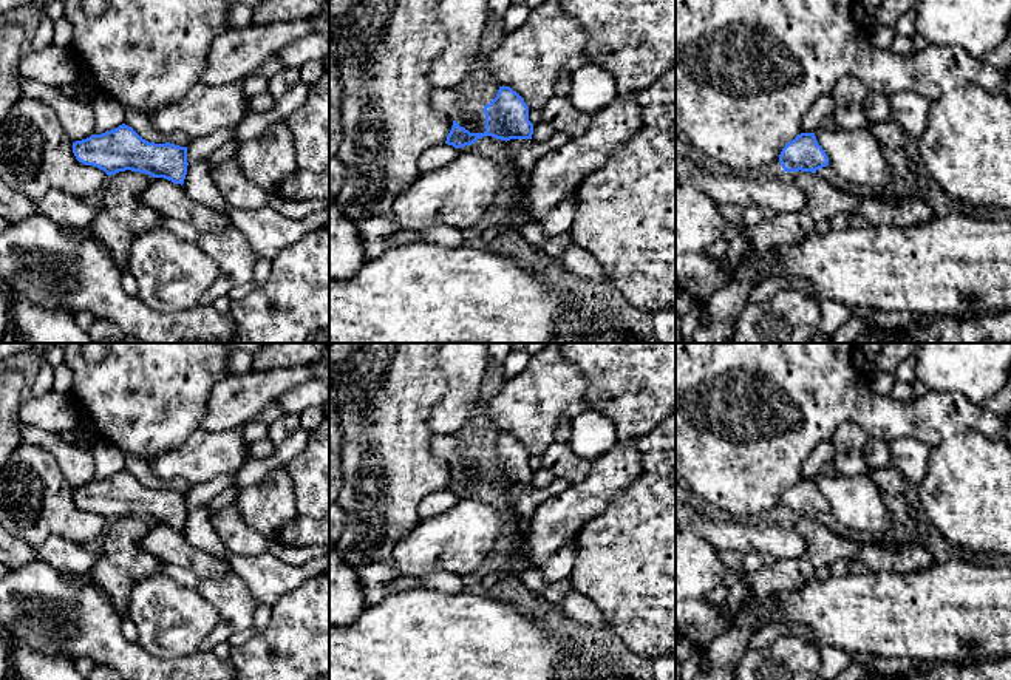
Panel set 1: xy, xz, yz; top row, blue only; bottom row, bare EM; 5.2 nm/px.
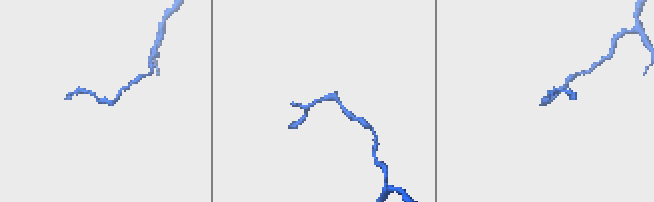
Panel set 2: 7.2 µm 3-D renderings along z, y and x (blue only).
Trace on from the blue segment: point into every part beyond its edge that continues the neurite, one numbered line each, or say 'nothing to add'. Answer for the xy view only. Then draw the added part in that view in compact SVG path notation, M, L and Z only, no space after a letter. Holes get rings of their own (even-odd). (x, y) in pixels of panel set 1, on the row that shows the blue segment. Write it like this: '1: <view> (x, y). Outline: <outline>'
nothing to add

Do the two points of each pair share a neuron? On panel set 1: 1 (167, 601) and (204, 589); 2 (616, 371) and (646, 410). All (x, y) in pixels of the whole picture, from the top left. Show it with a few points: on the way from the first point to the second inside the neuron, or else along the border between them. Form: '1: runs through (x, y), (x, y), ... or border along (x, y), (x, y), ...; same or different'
1: border along (195, 589), (215, 609), (218, 622); different
2: runs through (625, 380), (634, 390), (637, 401); same

